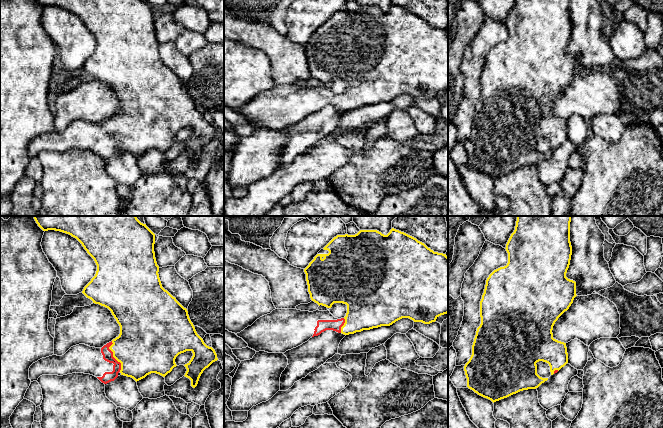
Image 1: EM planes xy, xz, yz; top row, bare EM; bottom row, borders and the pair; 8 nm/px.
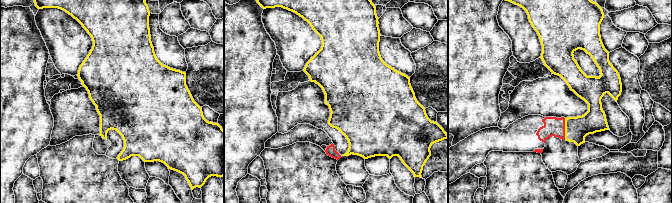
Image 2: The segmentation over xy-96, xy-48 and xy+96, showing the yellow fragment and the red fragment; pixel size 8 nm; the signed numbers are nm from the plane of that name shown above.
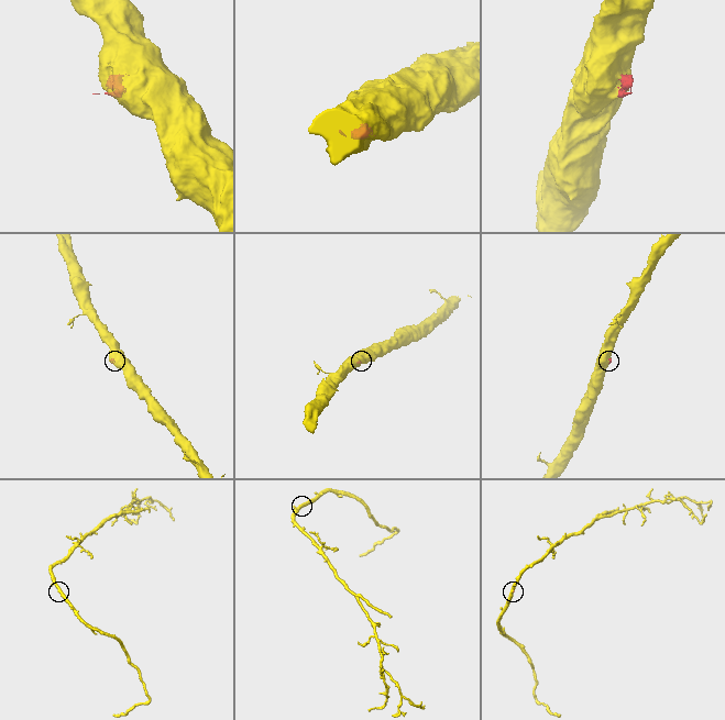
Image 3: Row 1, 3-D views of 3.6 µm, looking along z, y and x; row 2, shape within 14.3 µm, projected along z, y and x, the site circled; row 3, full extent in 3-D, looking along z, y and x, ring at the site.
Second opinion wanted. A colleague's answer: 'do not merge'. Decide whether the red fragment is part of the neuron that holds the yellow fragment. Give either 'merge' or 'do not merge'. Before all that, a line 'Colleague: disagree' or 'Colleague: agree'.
Colleague: disagree
merge

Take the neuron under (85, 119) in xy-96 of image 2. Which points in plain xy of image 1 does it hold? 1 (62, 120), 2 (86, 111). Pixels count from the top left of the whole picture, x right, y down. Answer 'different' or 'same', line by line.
1: same
2: same

